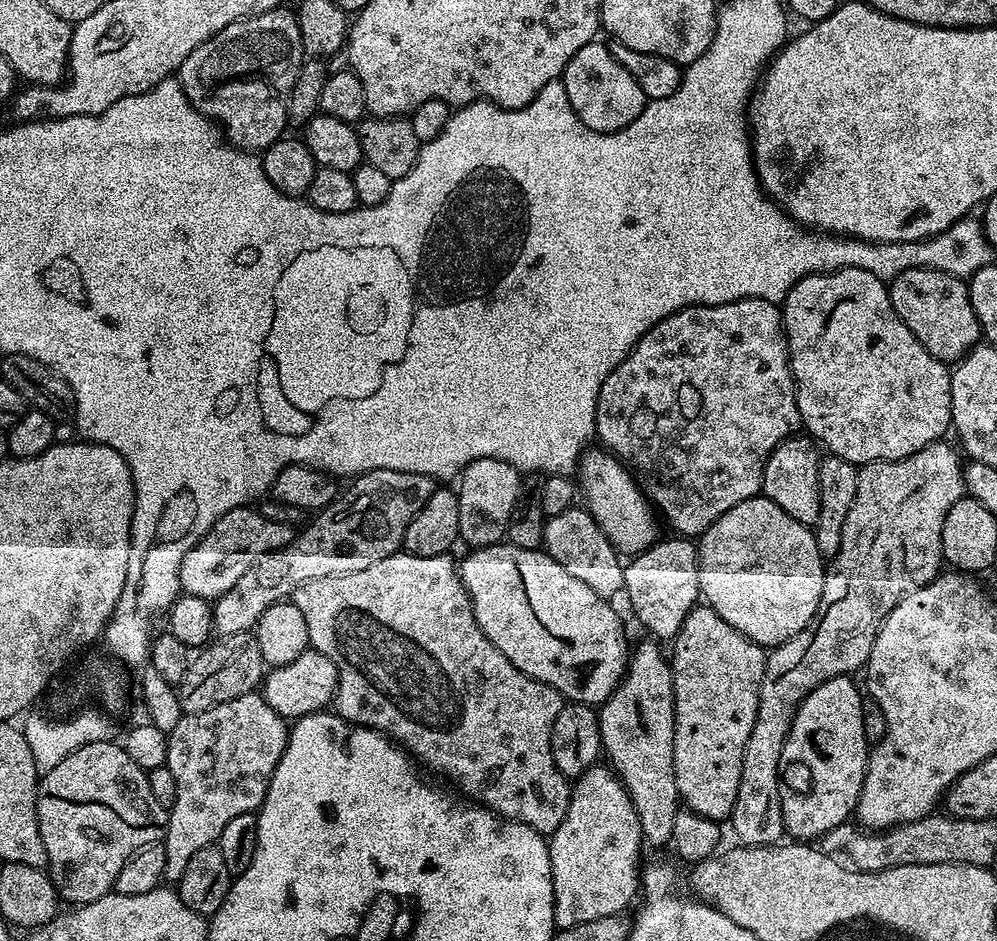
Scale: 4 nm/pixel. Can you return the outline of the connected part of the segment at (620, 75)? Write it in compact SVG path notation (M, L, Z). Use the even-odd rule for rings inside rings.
M600 43L582 46L582 50L570 58L562 79L566 86L566 98L570 98L574 114L578 114L586 127L595 132L617 132L630 126L630 122L642 114L646 98L642 94L642 86L634 82L630 70L614 58L611 47Z

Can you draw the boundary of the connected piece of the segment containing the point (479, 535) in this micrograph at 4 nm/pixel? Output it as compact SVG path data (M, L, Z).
M478 458L464 467L458 477L458 522L463 543L483 546L499 544L505 539L520 500L520 479L521 473L514 465L494 458Z

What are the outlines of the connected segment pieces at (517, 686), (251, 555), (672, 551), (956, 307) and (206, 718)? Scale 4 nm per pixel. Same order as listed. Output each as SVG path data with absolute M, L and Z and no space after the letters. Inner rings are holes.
M401 550L390 558L382 558L382 562L374 562L374 566L366 566L366 570L354 570L354 574L314 578L314 582L306 582L294 589L290 600L306 617L309 645L315 651L326 654L326 658L330 658L330 662L334 662L338 670L334 697L334 711L337 716L357 728L373 728L375 732L387 736L403 748L413 761L421 765L424 763L430 771L453 780L465 792L463 795L469 801L495 812L506 820L515 820L517 824L530 826L535 832L551 834L558 830L558 826L562 826L562 818L566 818L570 795L569 777L561 774L558 766L554 766L554 754L550 750L550 730L554 730L554 718L558 718L558 714L564 709L565 701L560 693L550 686L522 674L522 670L513 666L510 658L506 658L506 654L502 654L502 650L498 650L498 646L494 646L494 642L490 642L490 638L482 634L474 618L472 599L468 597L464 583L460 581L457 561L452 561L452 558L448 554L415 556Z
M241 506L230 510L222 518L218 518L212 528L192 547L182 558L180 567L180 587L187 595L197 596L203 600L214 602L250 566L258 557L267 552L275 552L289 544L294 538L294 532L289 525L270 522L259 510Z
M657 539L645 552L635 553L632 561L624 564L623 595L628 595L628 604L640 619L649 637L657 641L671 641L682 630L686 614L697 607L700 594L700 561L698 548L691 539Z
M929 268L906 270L906 274L898 274L898 278L888 284L888 297L910 334L914 334L934 358L955 362L981 343L978 314L974 314L974 306L970 306L968 285L959 276Z
M259 691L247 692L242 694L242 698L234 698L230 702L222 702L218 706L214 706L210 710L202 710L201 712L190 712L179 717L181 720L177 722L168 732L168 763L167 767L170 774L174 774L174 786L176 787L176 797L171 808L168 809L168 828L164 832L162 841L166 850L166 866L164 867L164 880L168 882L179 882L182 878L182 870L186 870L186 865L190 862L190 854L194 854L197 850L202 850L208 844L216 844L220 839L222 830L226 830L226 825L230 823L230 818L238 818L238 814L246 814L247 812L255 813L259 809L261 802L266 798L266 790L270 786L270 778L274 774L274 770L278 766L278 762L282 758L282 754L286 750L286 742L290 731L290 724L285 717L277 714L268 703L264 700L263 695Z

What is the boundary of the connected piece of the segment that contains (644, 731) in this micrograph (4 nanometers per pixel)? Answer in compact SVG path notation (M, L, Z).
M644 638L640 645L631 649L628 667L620 685L612 691L605 704L599 705L600 746L607 763L624 783L624 789L634 802L644 844L660 848L671 845L674 834L674 818L680 811L680 795L674 782L674 686L672 666L667 655L660 653L661 645L655 639Z

